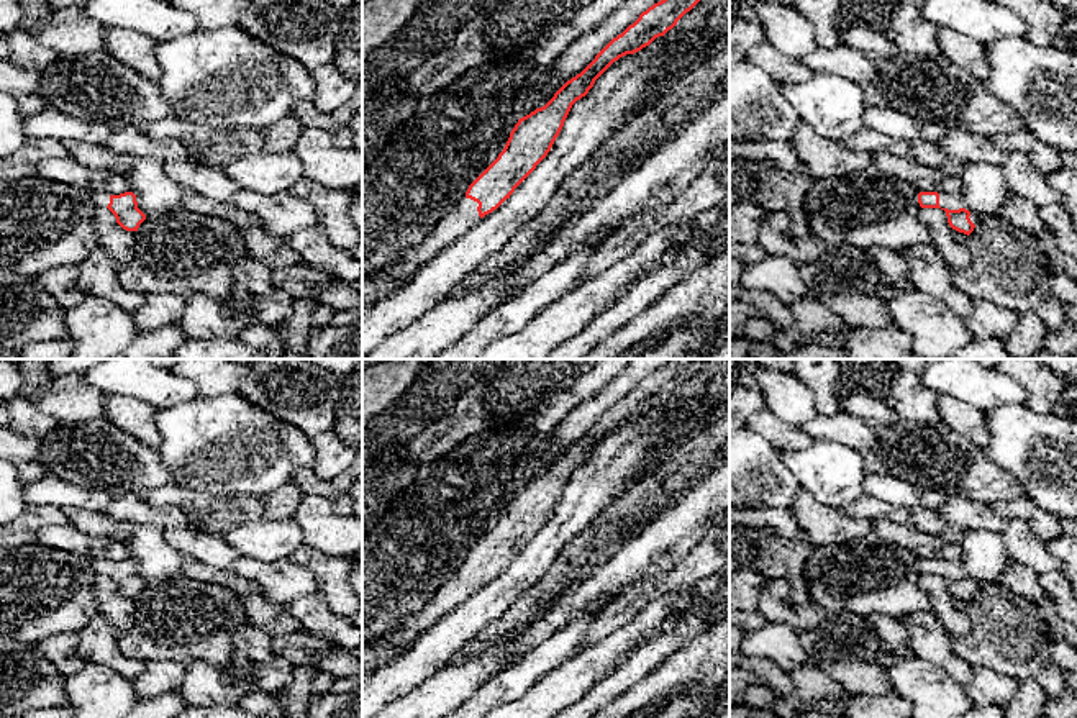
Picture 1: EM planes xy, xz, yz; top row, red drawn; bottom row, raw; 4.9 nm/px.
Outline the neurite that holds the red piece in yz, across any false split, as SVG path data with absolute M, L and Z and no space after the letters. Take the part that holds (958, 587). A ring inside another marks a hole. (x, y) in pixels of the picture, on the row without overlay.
M920 559L918 570L921 575L944 577L949 593L967 603L980 590L980 584L964 575L964 567L959 561Z

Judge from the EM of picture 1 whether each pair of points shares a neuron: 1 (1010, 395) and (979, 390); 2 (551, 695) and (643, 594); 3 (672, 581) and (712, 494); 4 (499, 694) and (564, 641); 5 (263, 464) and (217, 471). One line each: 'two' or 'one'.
1: one
2: two
3: two
4: one
5: one

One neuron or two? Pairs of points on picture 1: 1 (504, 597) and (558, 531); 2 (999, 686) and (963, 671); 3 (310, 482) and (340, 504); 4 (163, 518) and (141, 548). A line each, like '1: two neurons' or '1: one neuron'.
1: one neuron
2: two neurons
3: one neuron
4: two neurons

